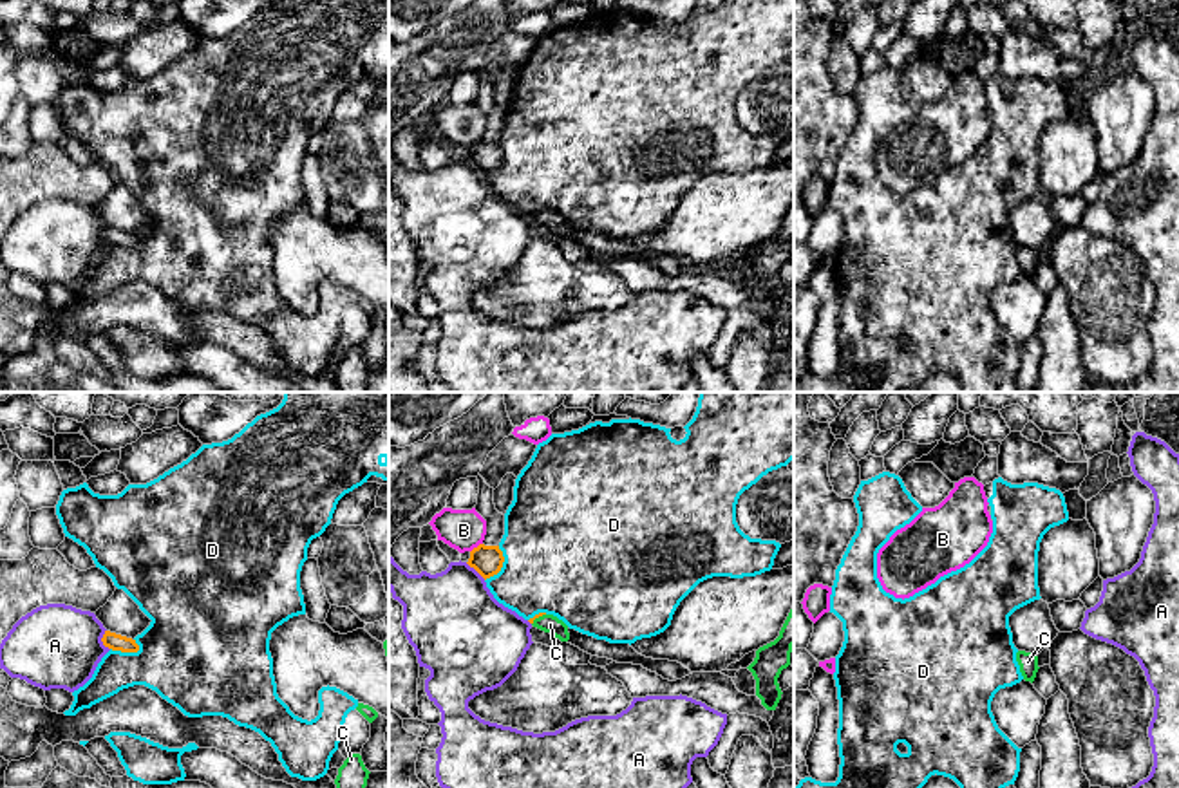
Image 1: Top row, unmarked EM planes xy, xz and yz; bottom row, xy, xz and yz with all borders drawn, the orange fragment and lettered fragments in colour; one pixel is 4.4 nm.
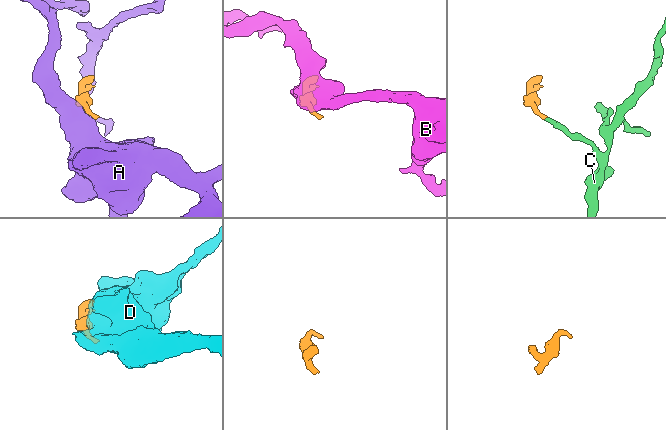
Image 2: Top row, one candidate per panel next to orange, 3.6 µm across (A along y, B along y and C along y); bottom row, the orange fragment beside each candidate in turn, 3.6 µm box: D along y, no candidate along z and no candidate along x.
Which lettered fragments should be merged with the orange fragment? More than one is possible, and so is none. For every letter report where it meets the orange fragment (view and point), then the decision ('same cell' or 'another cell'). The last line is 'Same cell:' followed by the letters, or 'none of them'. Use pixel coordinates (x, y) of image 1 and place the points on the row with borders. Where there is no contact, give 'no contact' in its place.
A: meets orange in xy at (102, 640); another cell
B: meets orange in xz at (478, 546); another cell
C: meets orange in xz at (537, 617); same cell
D: meets orange in xz at (501, 566); another cell
Same cell: C

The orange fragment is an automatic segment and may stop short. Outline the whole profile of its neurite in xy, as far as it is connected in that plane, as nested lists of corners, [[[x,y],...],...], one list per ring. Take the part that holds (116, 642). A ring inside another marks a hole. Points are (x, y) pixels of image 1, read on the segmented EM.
[[[105,631],[103,638],[101,638],[103,645],[112,649],[112,651],[121,651],[121,652],[137,652],[139,645],[136,643],[136,640]]]

